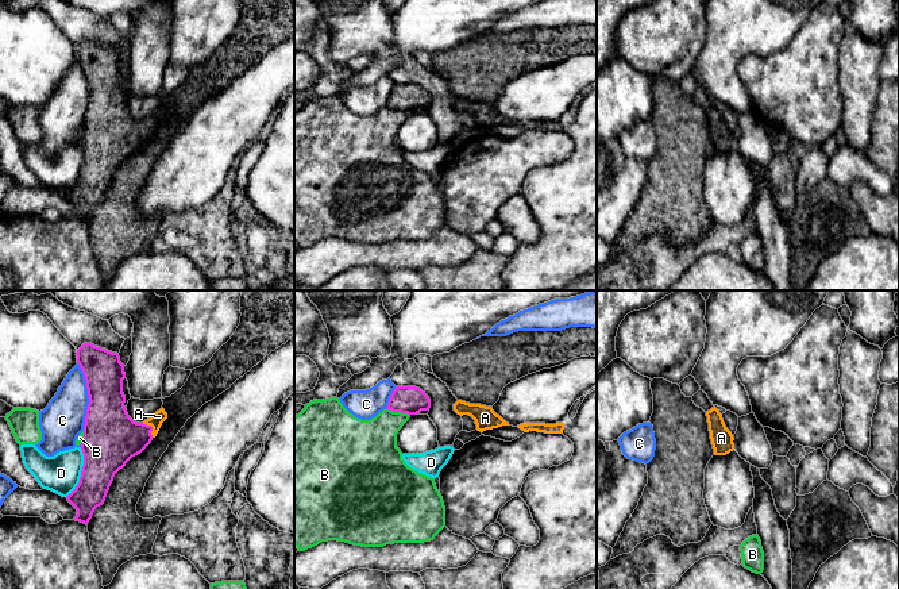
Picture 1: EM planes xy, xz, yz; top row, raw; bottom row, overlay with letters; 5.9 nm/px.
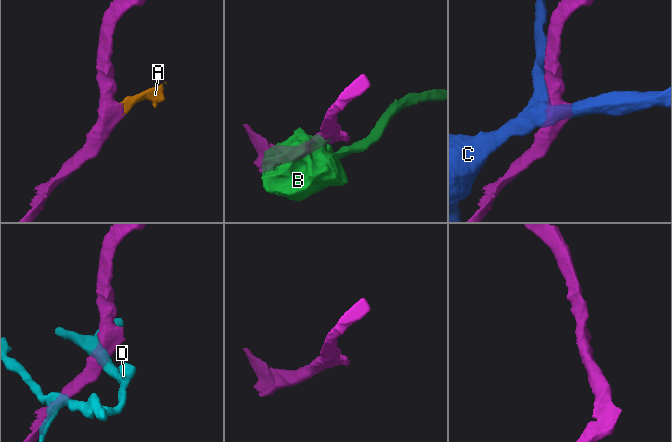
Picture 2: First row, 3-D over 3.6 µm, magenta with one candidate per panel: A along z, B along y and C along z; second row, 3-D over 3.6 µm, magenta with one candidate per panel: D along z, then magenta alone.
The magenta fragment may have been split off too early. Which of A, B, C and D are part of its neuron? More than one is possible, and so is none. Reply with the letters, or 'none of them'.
A

